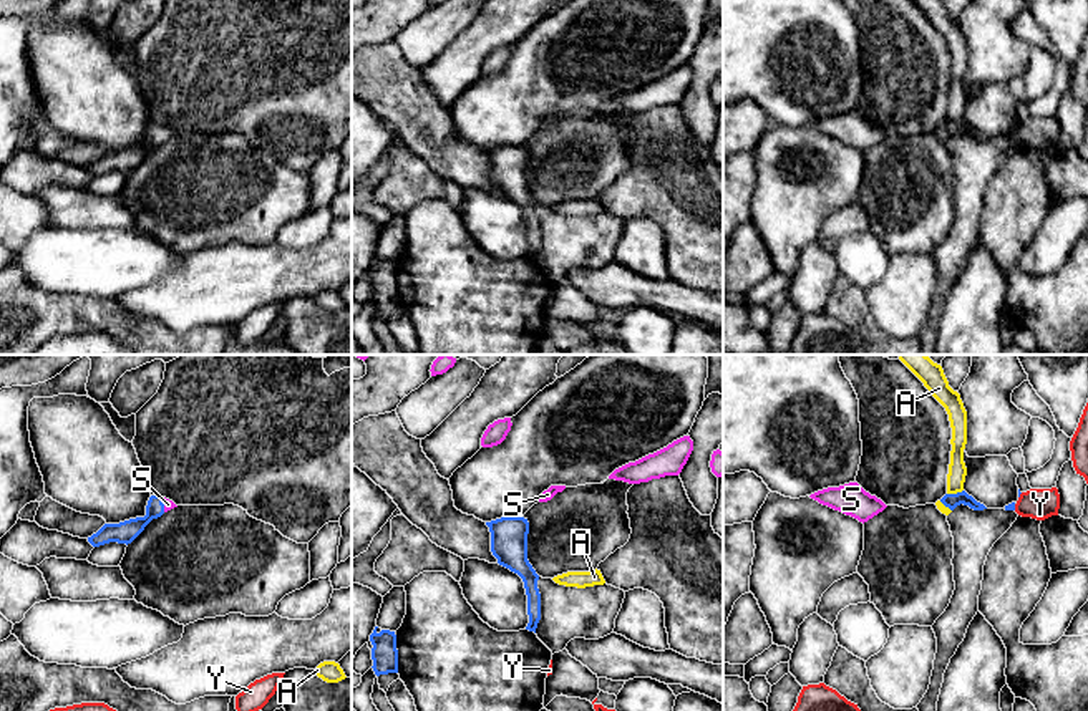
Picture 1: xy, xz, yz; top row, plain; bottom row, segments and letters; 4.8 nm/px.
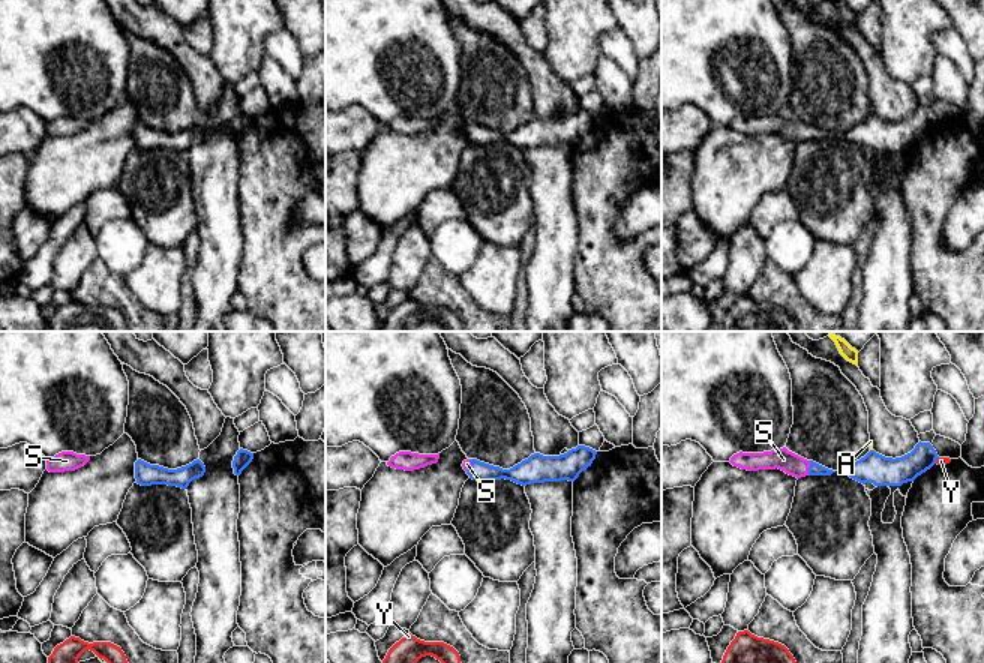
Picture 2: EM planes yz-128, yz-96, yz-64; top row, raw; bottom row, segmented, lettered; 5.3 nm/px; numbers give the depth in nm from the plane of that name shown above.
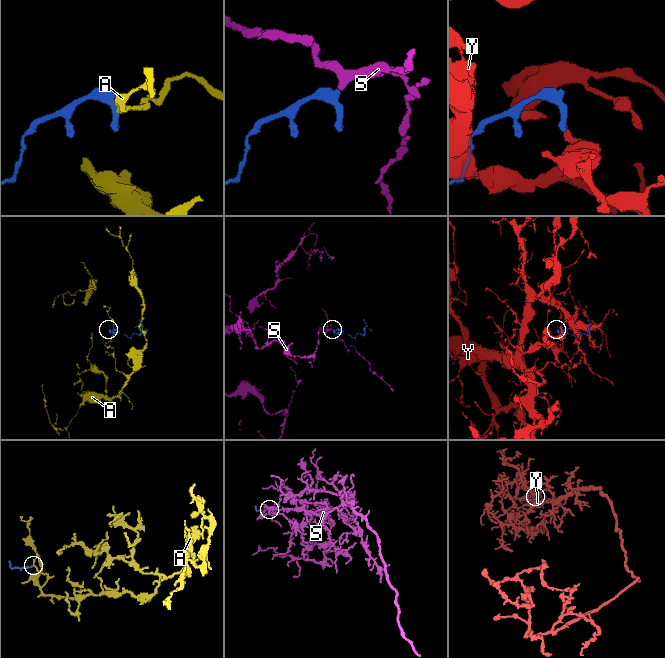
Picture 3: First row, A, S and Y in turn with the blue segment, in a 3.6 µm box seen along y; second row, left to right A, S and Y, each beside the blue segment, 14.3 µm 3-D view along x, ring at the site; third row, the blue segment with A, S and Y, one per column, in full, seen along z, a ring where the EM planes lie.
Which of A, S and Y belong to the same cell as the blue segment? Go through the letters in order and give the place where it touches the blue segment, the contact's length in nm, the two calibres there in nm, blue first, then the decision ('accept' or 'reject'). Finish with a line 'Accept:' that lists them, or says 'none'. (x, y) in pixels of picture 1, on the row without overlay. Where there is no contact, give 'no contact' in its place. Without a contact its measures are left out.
A: contact yz (954, 123); length 80 nm; calibres 70 and 90 nm; reject
S: contact xy (163, 133); length 70 nm; calibres 110 and 50 nm; accept
Y: contact yz (1014, 136); length 30 nm; calibres 30 and 150 nm; reject
Accept: S

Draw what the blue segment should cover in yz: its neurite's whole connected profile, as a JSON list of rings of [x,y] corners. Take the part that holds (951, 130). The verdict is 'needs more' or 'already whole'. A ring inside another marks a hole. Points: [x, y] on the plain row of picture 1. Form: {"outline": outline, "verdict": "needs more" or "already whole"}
{"outline": [[[965,119],[957,123],[945,123],[940,131],[954,139],[957,134],[964,133],[969,134],[974,139],[984,139],[987,138],[984,133],[977,131],[972,124],[969,124]]], "verdict": "already whole"}

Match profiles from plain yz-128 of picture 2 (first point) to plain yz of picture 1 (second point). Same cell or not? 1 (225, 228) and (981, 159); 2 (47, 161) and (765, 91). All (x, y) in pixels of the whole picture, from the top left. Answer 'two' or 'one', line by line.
1: two
2: two

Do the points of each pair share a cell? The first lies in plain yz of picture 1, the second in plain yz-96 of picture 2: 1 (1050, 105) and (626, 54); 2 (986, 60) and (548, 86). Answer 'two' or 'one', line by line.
1: one
2: two

